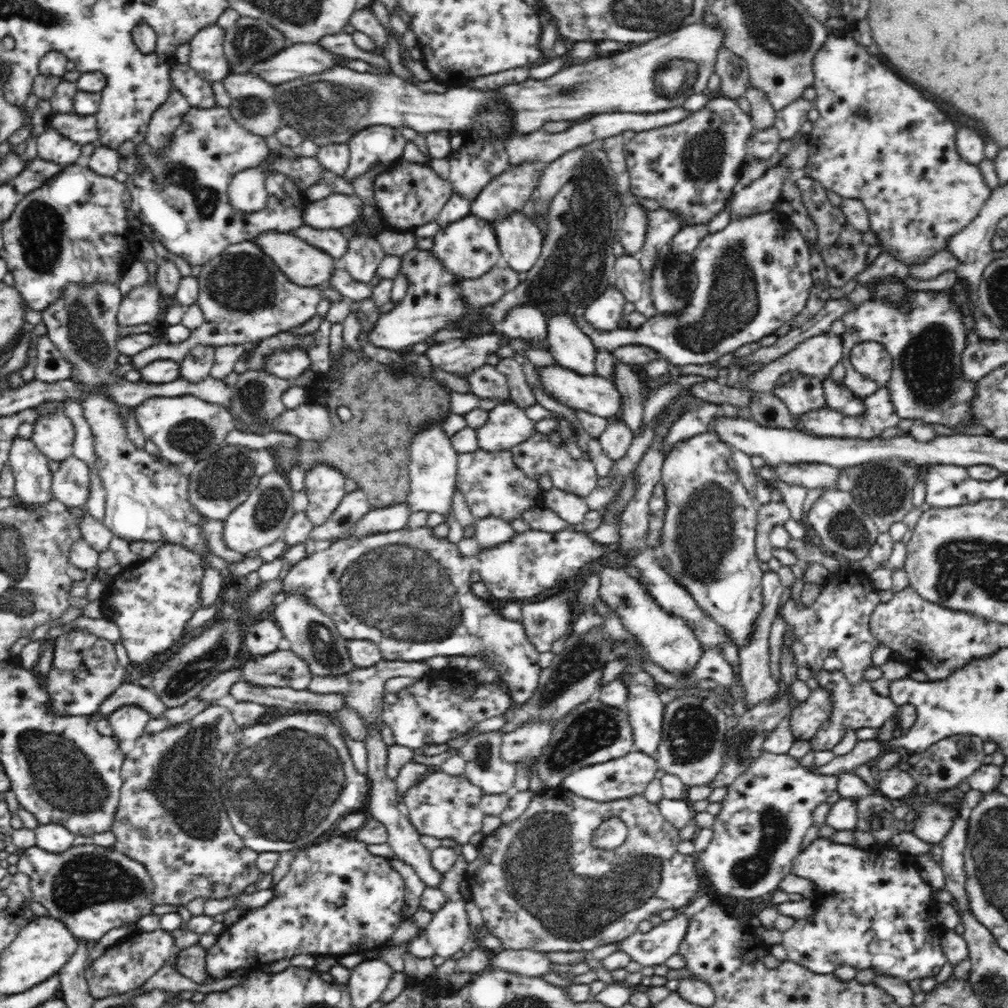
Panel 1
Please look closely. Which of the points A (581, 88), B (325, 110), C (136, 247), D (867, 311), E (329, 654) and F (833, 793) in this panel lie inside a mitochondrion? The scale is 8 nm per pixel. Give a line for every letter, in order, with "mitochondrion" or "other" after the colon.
A: mitochondrion
B: mitochondrion
C: other
D: other
E: mitochondrion
F: other

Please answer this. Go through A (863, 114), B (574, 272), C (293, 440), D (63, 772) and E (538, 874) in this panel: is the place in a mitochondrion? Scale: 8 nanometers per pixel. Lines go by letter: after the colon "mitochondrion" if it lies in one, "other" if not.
A: other
B: mitochondrion
C: other
D: mitochondrion
E: mitochondrion

